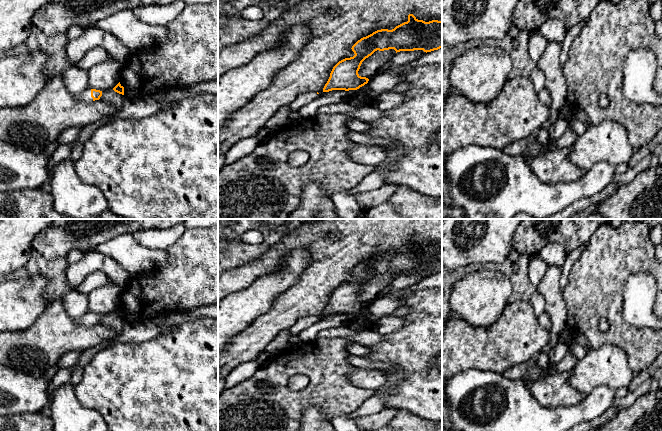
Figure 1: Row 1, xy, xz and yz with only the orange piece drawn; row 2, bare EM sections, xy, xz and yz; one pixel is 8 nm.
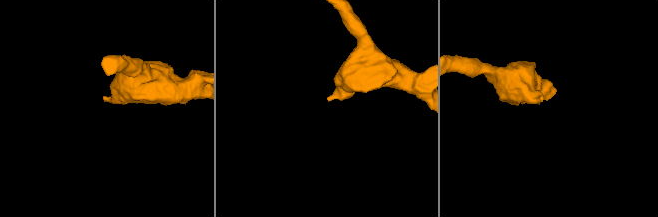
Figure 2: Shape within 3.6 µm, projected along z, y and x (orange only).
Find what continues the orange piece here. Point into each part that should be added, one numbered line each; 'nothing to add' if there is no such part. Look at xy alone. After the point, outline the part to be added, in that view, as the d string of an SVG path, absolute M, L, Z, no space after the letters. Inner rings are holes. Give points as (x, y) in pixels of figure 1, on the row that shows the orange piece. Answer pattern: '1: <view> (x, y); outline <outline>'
1: xy (85, 95); outline M87 88L86 90L74 94L74 97L77 98L80 101L84 101L84 102L92 102L93 98L91 97L91 88Z

